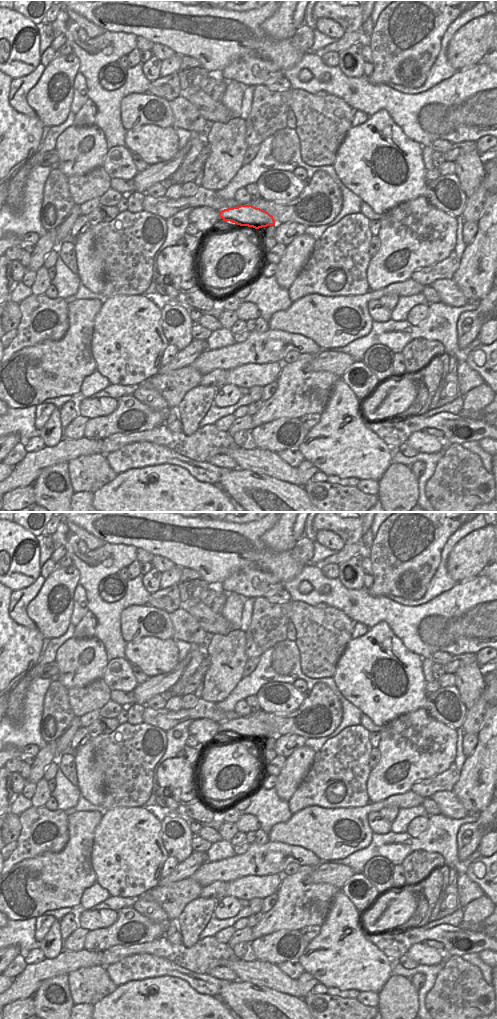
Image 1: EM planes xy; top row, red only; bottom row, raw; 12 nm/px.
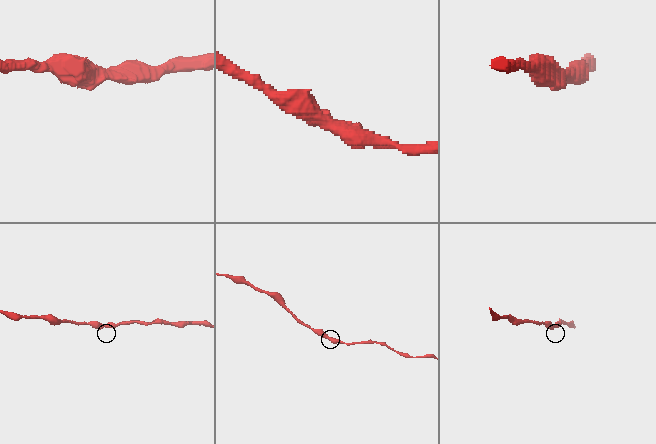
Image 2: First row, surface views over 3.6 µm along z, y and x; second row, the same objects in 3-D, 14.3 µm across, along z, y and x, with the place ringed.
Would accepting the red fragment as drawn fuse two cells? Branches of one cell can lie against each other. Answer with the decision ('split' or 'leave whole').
leave whole

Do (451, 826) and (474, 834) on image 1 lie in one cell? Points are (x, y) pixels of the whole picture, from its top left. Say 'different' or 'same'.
different

